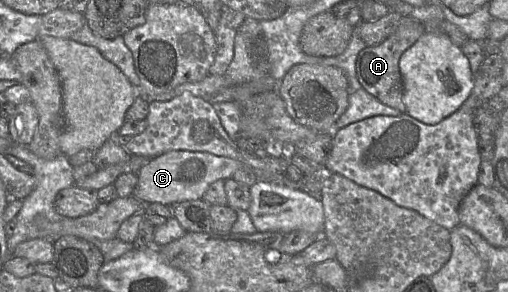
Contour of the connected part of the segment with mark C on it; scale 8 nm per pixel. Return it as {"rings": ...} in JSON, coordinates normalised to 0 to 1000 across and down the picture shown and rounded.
{"rings":[[[335,517],[295,545],[274,582],[262,671],[285,699],[307,692],[329,705],[370,685],[392,685],[419,623],[455,610],[476,568],[480,565],[467,548],[409,521]]]}

